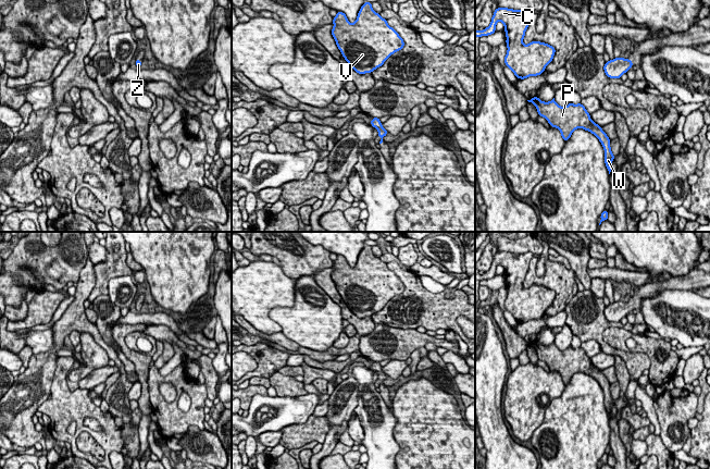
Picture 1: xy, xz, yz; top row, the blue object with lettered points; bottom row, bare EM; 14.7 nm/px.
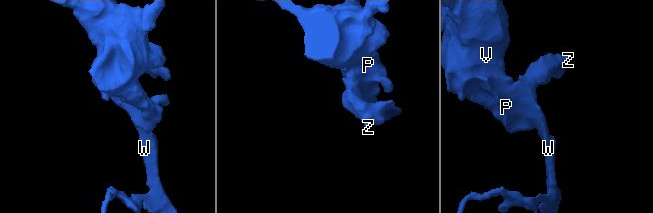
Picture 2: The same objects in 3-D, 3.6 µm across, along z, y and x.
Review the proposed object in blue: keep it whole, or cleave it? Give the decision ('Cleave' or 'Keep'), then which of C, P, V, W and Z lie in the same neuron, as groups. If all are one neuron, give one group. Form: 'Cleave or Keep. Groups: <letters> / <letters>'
Keep. Groups: C P V W Z

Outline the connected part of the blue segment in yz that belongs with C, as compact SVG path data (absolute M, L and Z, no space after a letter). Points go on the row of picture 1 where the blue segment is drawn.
M497 8L490 25L483 30L475 30L475 37L488 36L496 32L498 21L505 25L508 47L505 64L520 79L543 74L556 53L556 49L545 42L534 40L528 45L523 44L533 12L531 8L526 10Z

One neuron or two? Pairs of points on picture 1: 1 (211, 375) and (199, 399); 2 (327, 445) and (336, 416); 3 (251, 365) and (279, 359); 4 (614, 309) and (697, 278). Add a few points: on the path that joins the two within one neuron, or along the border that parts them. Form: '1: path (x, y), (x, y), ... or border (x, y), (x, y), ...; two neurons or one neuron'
1: border (204, 383), (208, 397); two neurons
2: path (332, 437), (335, 423); one neuron
3: border (243, 350), (257, 363), (253, 370), (243, 377); two neurons
4: path (635, 300), (644, 292), (655, 286), (676, 283); one neuron

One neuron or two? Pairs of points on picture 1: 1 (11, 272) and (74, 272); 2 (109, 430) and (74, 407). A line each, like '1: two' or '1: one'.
1: one
2: one

